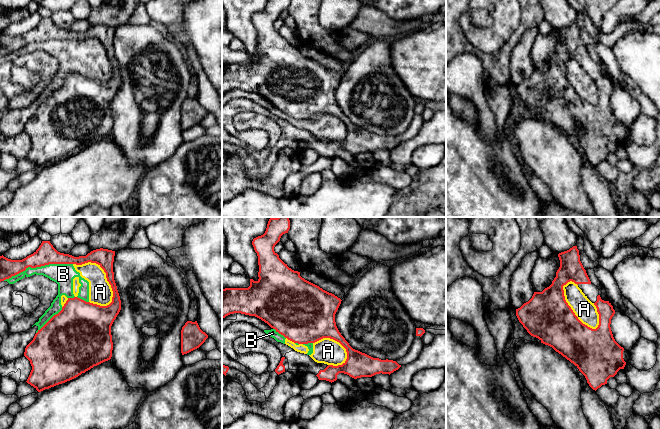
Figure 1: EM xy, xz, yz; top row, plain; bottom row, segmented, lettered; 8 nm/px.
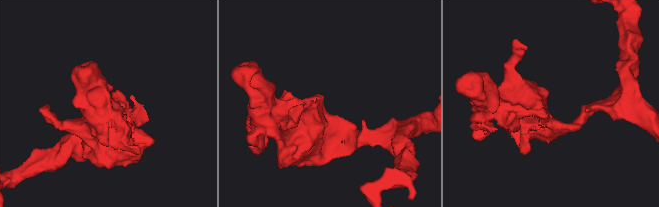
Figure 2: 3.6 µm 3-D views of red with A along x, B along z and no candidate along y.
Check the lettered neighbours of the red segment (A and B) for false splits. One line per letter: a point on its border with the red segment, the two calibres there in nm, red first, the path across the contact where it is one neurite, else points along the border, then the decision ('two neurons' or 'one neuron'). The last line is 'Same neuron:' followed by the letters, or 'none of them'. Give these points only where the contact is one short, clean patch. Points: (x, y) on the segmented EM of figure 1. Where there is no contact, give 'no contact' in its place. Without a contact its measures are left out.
A: contact yz (570, 307); calibres 380 and 170 nm; two neurons
B: contact xy (37, 266); calibres 170 and 180 nm; two neurons
Same neuron: none of them

